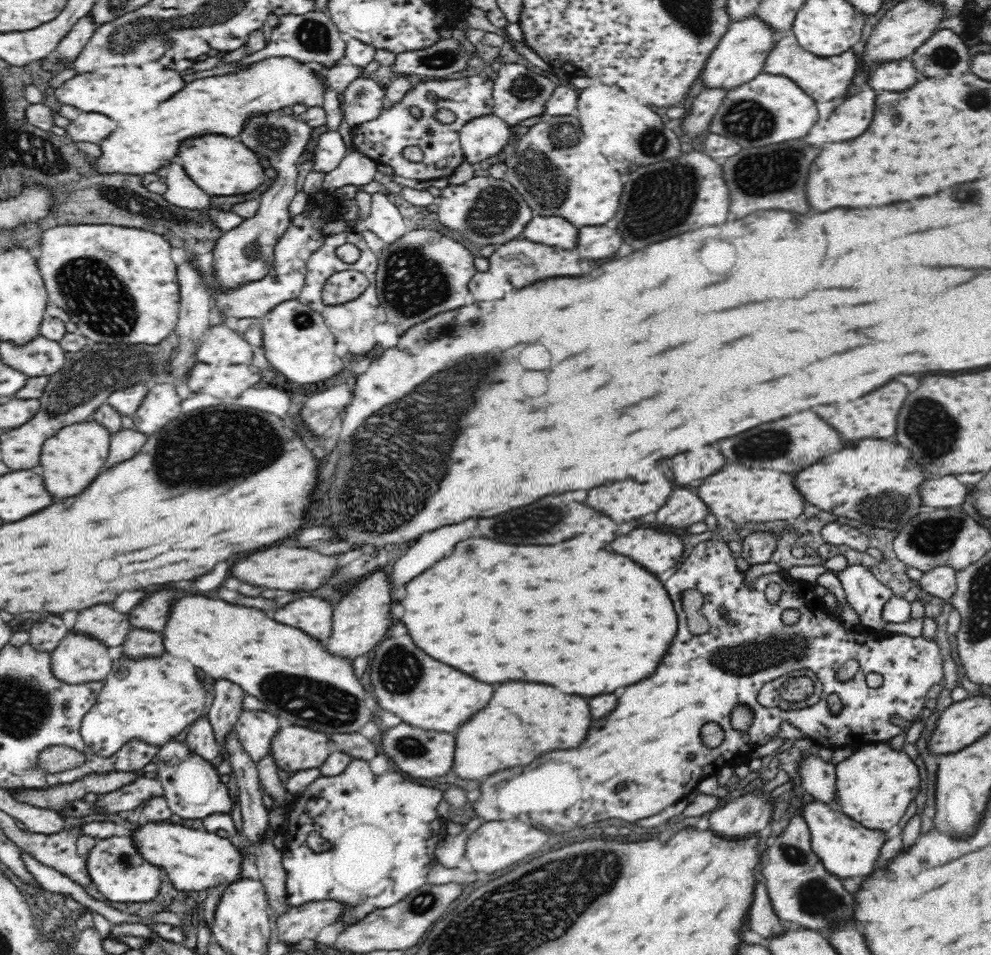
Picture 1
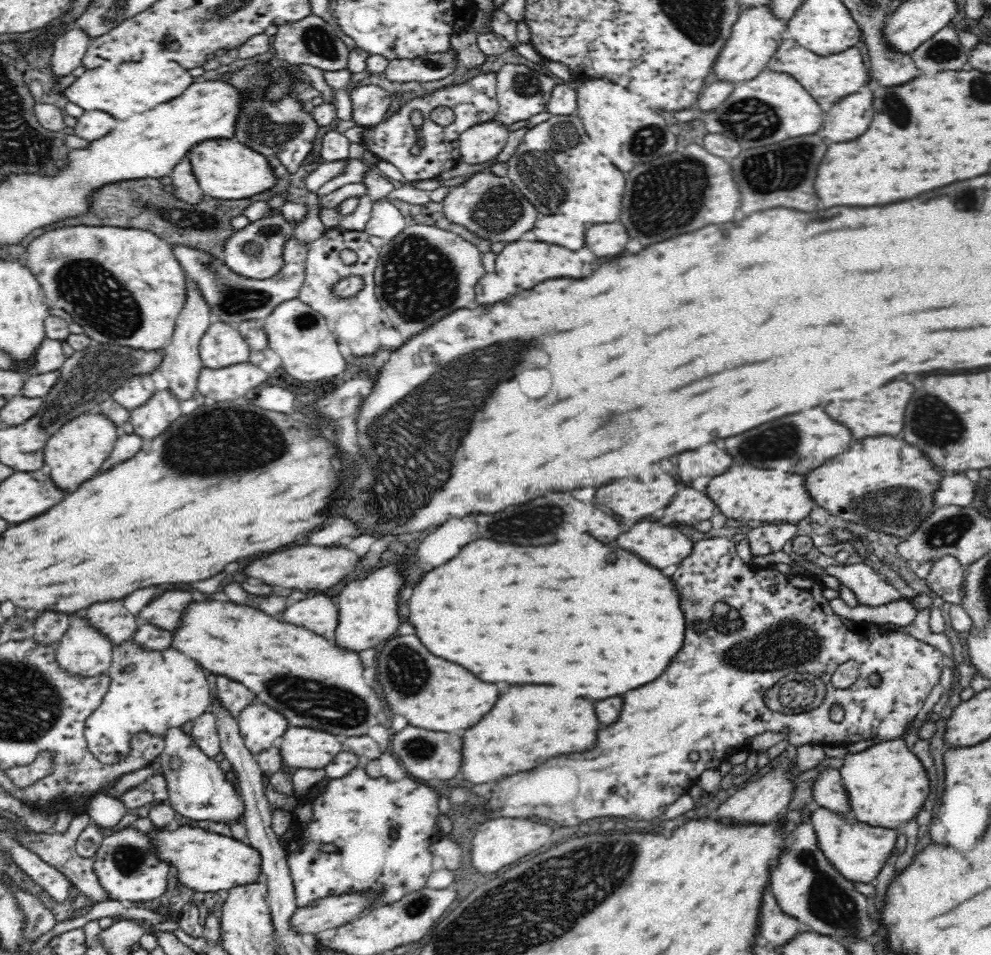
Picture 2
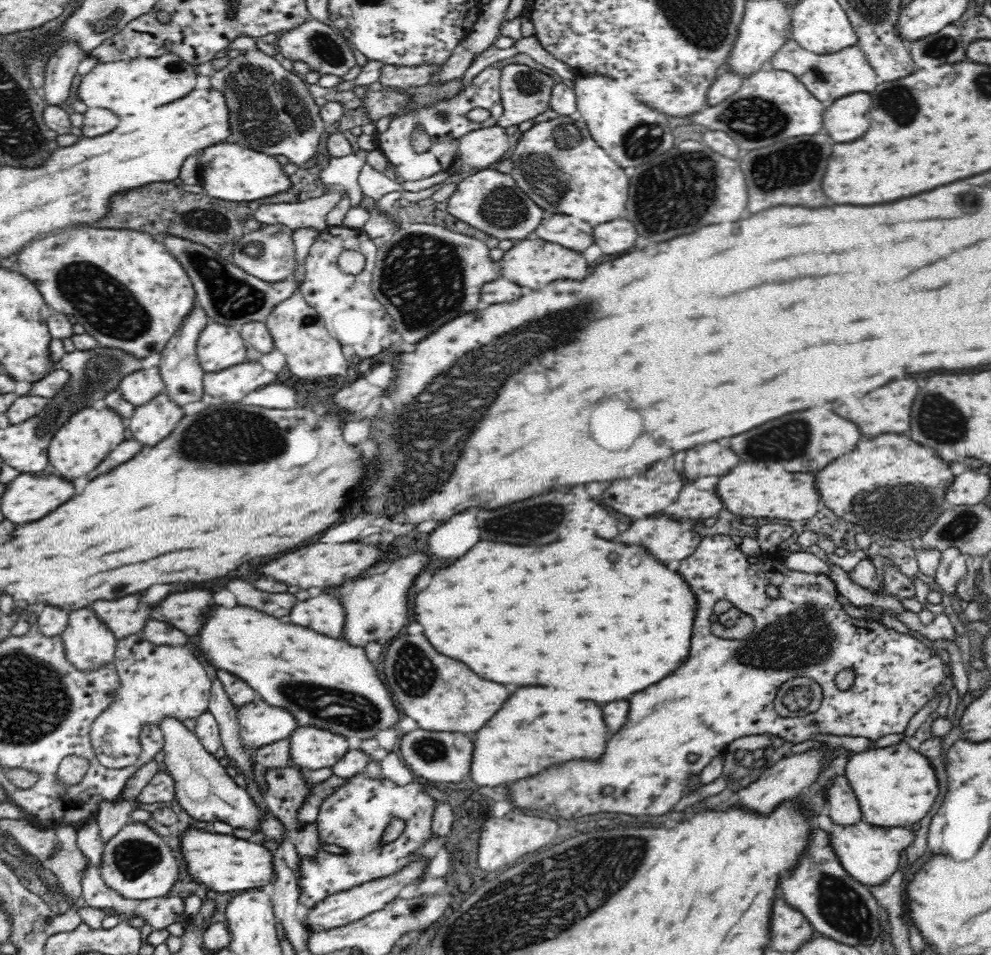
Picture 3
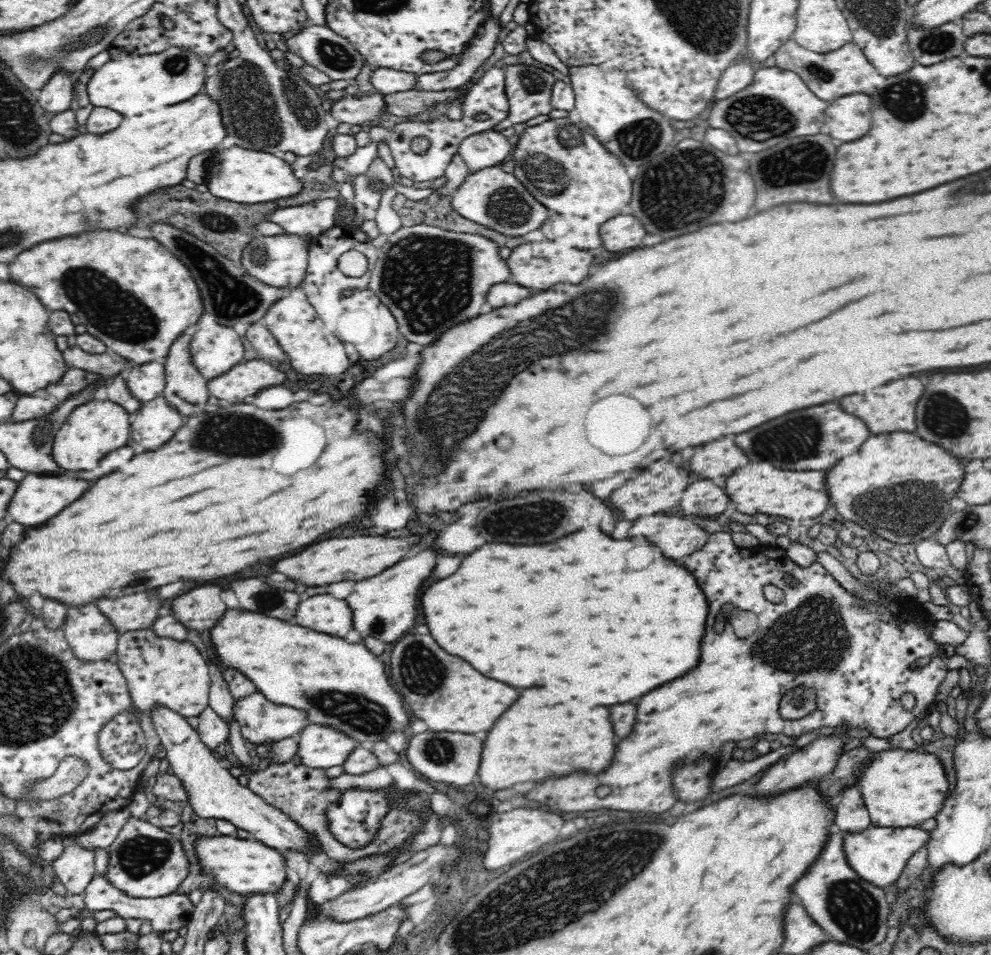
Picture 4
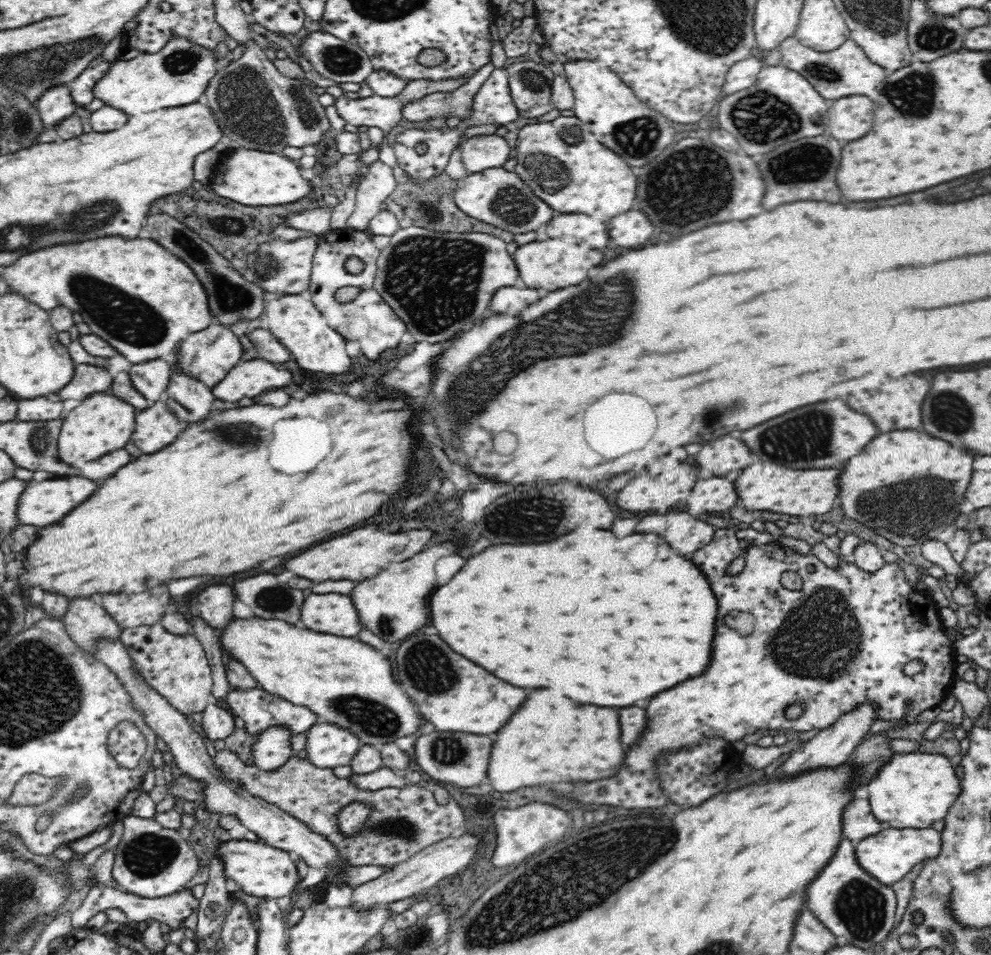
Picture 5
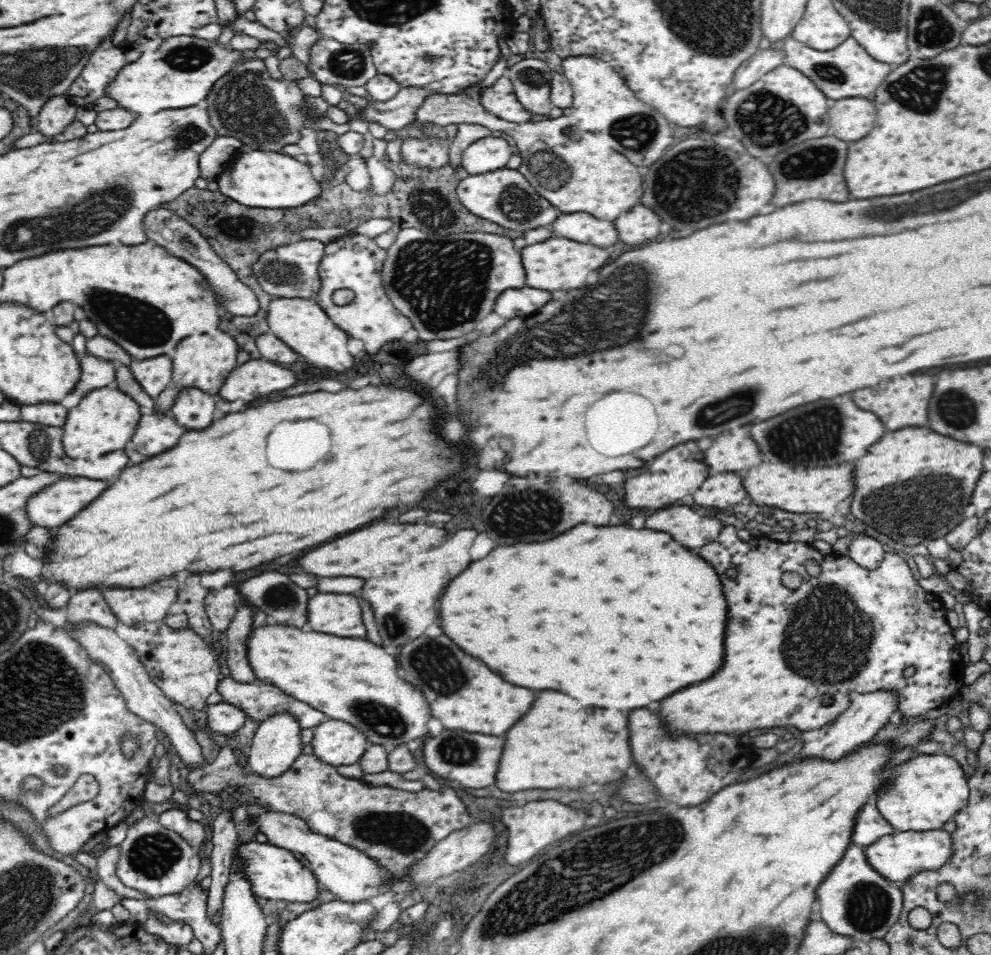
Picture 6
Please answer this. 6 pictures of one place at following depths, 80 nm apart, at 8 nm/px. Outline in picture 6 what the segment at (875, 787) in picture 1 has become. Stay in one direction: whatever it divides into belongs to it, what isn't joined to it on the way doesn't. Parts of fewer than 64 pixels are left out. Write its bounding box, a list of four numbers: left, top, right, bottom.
[876,751,968,831]

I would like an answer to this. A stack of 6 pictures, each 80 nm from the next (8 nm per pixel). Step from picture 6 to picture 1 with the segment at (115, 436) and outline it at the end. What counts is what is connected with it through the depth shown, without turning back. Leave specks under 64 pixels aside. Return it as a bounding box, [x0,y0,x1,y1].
[39,421,110,498]

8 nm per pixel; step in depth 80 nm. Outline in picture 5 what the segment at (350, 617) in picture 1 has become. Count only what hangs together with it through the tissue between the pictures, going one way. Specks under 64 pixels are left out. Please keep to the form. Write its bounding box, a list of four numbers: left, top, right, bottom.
[348,542,460,642]

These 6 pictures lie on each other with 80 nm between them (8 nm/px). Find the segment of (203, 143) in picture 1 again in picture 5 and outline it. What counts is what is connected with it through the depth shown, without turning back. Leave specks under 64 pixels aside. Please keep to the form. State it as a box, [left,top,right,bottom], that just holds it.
[209,147,312,206]

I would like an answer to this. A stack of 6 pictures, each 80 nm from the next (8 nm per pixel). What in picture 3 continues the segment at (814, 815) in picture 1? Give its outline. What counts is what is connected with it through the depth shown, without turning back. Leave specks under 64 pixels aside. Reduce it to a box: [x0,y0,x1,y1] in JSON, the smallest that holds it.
[816,815,914,886]

